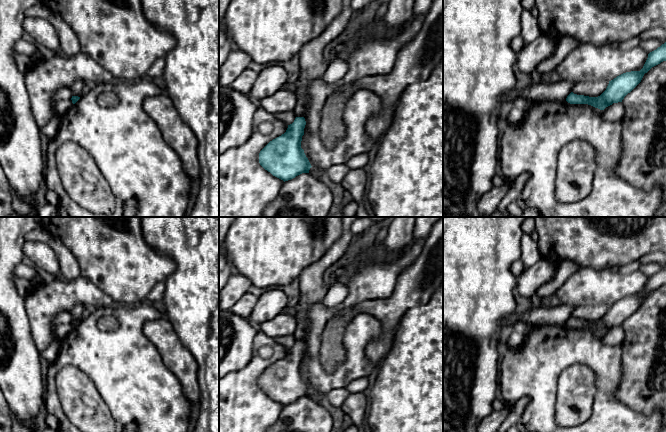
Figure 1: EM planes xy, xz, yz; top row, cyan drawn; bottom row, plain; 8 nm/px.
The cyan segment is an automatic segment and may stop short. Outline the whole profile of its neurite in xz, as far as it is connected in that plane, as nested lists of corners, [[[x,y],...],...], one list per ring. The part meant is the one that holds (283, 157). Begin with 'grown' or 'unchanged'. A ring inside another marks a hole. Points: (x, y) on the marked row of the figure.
unchanged; [[[296,117],[284,134],[270,141],[259,153],[260,165],[284,182],[309,173],[312,167],[301,148],[305,125],[304,117]]]

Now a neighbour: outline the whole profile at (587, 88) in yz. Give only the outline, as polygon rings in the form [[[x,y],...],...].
[[[607,80],[576,82],[572,92],[577,95],[598,97],[606,90],[608,84]]]

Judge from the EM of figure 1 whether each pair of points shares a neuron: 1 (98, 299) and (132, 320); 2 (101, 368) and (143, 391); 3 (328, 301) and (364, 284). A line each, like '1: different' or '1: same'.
1: different
2: same
3: different

